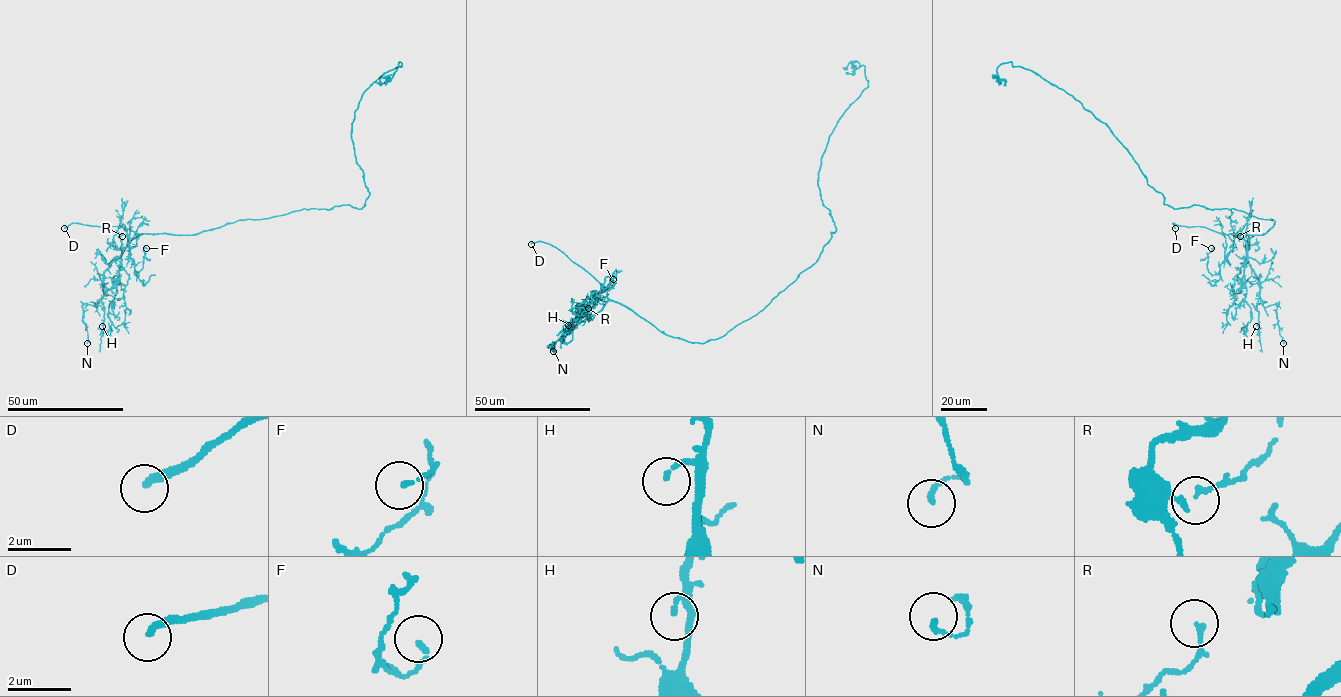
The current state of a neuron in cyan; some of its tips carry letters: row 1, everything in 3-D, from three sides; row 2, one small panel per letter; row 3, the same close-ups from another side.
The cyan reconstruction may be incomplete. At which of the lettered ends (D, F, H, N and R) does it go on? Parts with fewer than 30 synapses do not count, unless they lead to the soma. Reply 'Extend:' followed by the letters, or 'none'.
Extend: D

